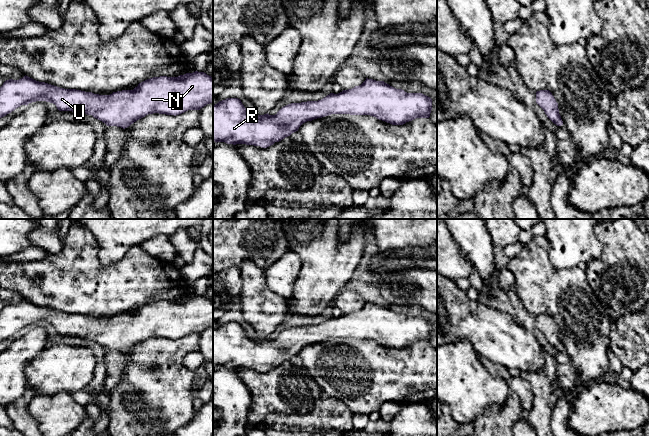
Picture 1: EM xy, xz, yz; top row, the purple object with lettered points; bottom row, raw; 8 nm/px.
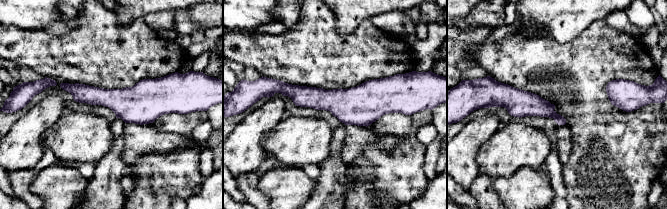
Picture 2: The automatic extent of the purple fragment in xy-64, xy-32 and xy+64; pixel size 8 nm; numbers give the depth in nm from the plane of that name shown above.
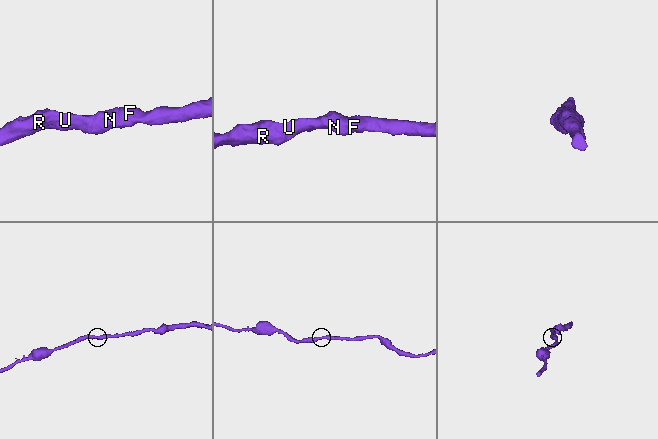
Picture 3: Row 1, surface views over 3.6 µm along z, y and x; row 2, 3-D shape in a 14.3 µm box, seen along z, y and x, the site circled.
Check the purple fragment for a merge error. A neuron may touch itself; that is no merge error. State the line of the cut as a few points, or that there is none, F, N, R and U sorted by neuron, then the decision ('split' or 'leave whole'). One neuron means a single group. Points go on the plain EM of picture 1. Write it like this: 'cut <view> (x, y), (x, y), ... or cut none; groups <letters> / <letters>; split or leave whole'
cut none; groups F N R U; leave whole

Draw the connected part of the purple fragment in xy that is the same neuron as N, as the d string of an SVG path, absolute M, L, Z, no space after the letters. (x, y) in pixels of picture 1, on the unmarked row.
M195 295L178 301L153 301L138 308L133 314L122 314L110 319L99 319L76 313L64 313L28 300L19 304L6 304L0 311L0 342L21 329L36 325L46 325L56 329L59 335L72 335L92 339L107 350L123 353L148 338L159 337L179 339L188 334L200 334L213 327L213 302L204 296Z

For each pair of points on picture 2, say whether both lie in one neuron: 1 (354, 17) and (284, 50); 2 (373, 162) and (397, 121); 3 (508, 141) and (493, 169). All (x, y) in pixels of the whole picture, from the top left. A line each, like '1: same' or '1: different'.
1: different
2: same
3: same

